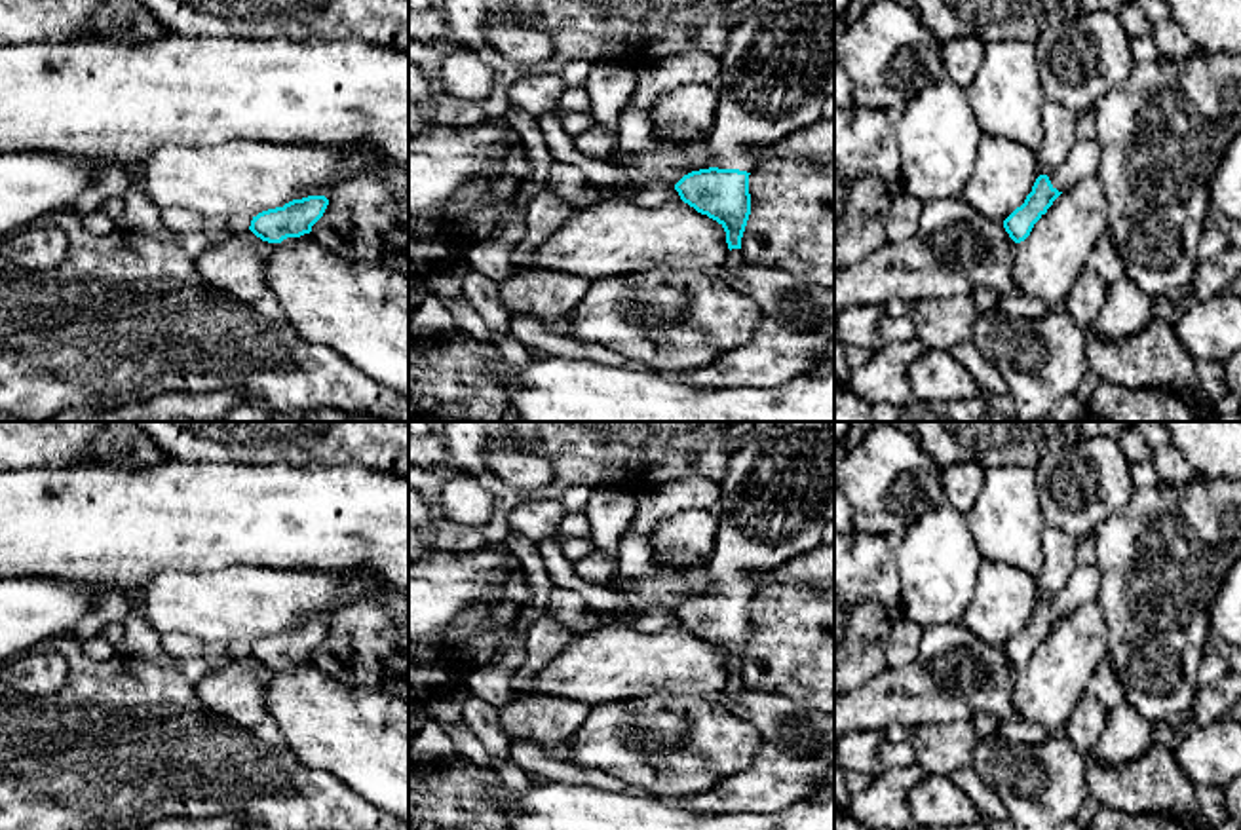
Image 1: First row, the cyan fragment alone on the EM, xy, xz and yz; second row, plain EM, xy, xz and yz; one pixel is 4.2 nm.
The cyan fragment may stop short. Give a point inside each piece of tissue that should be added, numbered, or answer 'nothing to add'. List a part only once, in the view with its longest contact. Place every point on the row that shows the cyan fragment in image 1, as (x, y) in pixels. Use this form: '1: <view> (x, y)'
1: xz (778, 67)

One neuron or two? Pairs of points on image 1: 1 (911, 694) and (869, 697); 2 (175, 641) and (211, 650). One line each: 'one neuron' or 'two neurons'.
1: one neuron
2: one neuron

